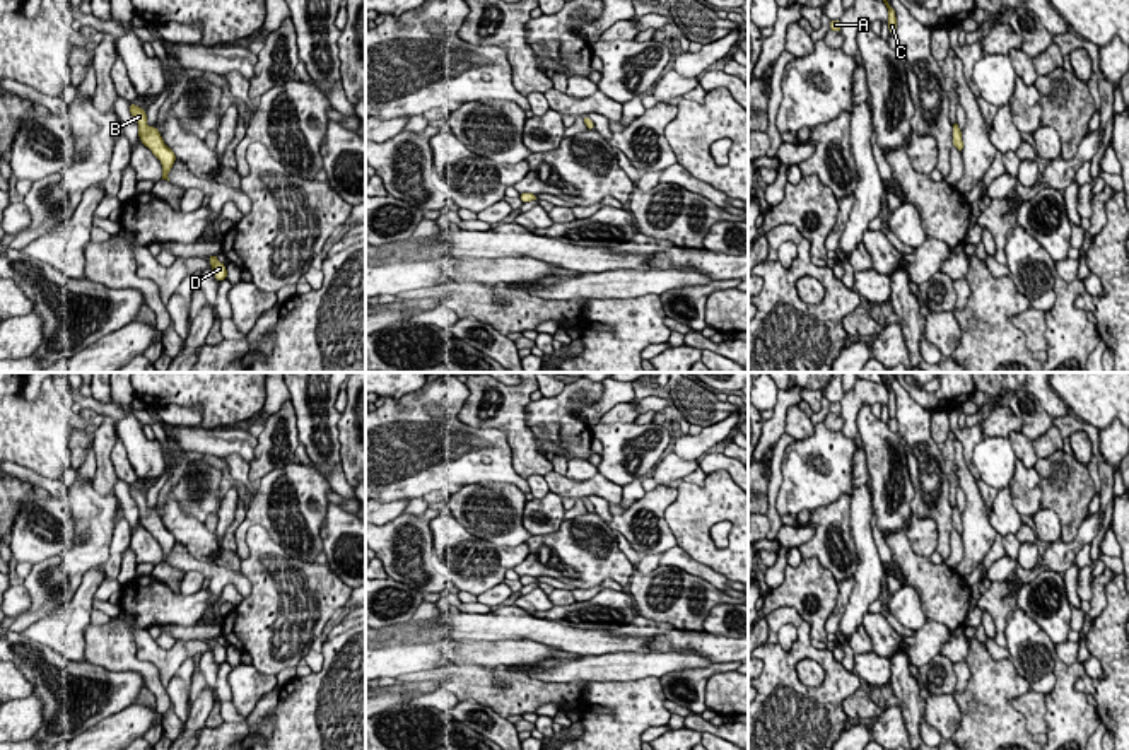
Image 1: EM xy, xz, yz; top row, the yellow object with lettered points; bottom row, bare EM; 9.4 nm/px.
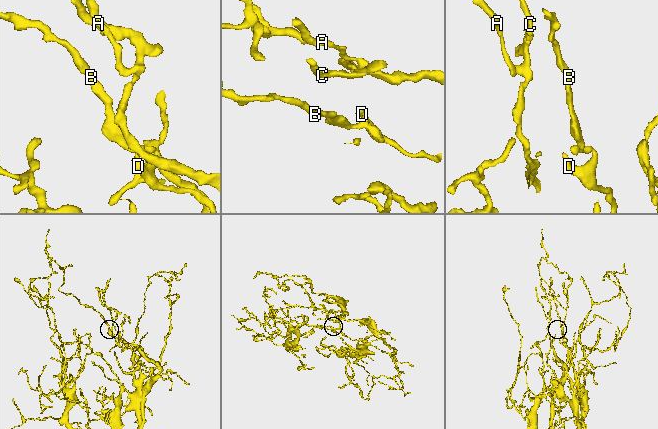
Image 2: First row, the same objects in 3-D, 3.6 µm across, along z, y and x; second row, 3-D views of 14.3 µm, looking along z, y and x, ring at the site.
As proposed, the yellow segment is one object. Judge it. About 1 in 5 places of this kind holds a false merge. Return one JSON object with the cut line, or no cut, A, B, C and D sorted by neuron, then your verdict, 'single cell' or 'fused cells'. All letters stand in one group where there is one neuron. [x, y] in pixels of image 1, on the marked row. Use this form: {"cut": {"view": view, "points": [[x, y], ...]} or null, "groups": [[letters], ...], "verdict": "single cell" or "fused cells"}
{"cut": null, "groups": [["A", "B", "C", "D"]], "verdict": "single cell"}

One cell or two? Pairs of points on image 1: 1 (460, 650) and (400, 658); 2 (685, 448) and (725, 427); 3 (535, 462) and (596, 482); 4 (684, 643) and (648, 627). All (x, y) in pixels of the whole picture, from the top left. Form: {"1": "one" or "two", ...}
{"1": "one", "2": "one", "3": "two", "4": "two"}

